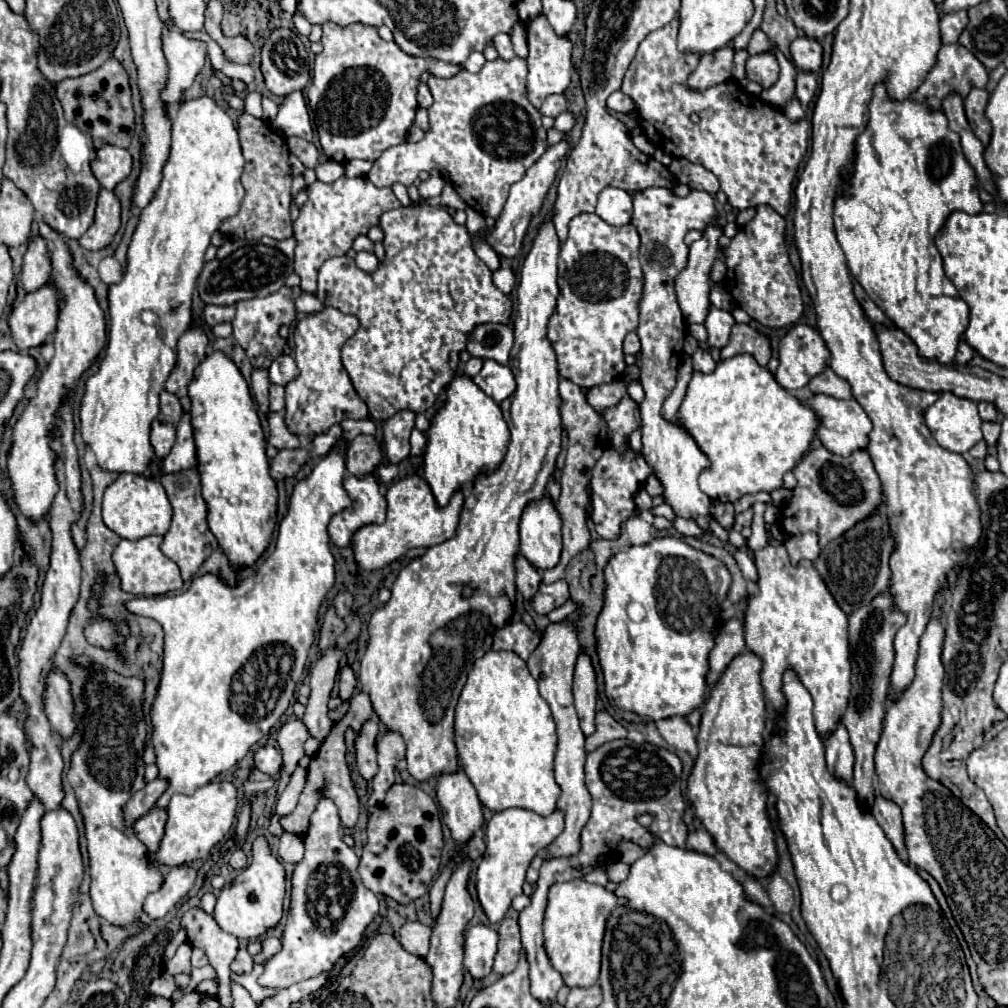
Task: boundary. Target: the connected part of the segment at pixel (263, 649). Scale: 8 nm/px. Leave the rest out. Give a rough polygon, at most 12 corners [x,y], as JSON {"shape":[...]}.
{"shape":[[346,440],[230,586],[132,598],[162,624],[152,746],[194,794],[290,706],[352,502]]}

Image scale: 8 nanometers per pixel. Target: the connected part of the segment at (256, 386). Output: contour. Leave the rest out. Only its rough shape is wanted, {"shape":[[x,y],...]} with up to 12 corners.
{"shape":[[252,372],[258,408],[268,416],[268,372]]}

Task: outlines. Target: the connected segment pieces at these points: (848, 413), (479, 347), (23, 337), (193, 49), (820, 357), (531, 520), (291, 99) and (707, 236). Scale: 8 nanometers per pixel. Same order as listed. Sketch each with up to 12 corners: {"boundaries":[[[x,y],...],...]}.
{"boundaries":[[[816,394],[818,438],[846,458],[868,446],[872,422],[854,398]],[[480,324],[466,350],[508,364],[514,344],[506,324]],[[46,284],[10,314],[18,350],[56,330],[58,294]],[[170,28],[164,54],[170,66],[162,94],[178,104],[206,62],[206,42]],[[798,324],[780,342],[776,380],[798,390],[830,358],[820,332]],[[550,496],[520,518],[520,552],[538,570],[556,566],[562,518]],[[290,92],[278,106],[272,128],[280,136],[312,140],[302,92]],[[712,224],[690,246],[676,276],[678,306],[688,324],[710,310],[710,268],[722,228]]]}

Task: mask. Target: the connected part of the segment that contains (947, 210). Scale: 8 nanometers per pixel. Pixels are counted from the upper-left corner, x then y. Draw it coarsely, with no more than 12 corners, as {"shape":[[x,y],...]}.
{"shape":[[878,84],[834,226],[852,278],[952,362],[934,238],[982,212],[944,112]]}

